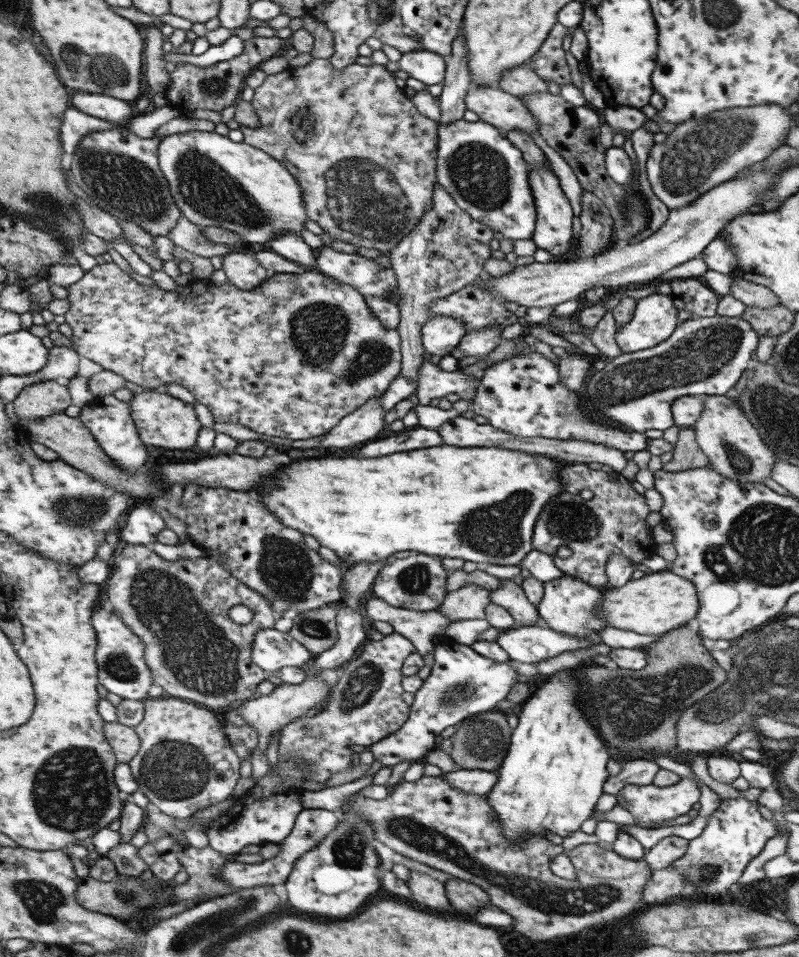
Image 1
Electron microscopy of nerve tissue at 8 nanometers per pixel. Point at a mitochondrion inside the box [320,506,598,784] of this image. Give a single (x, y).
(482, 739)

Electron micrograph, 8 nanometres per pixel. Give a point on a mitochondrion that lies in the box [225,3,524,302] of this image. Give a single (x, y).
(362, 199)

